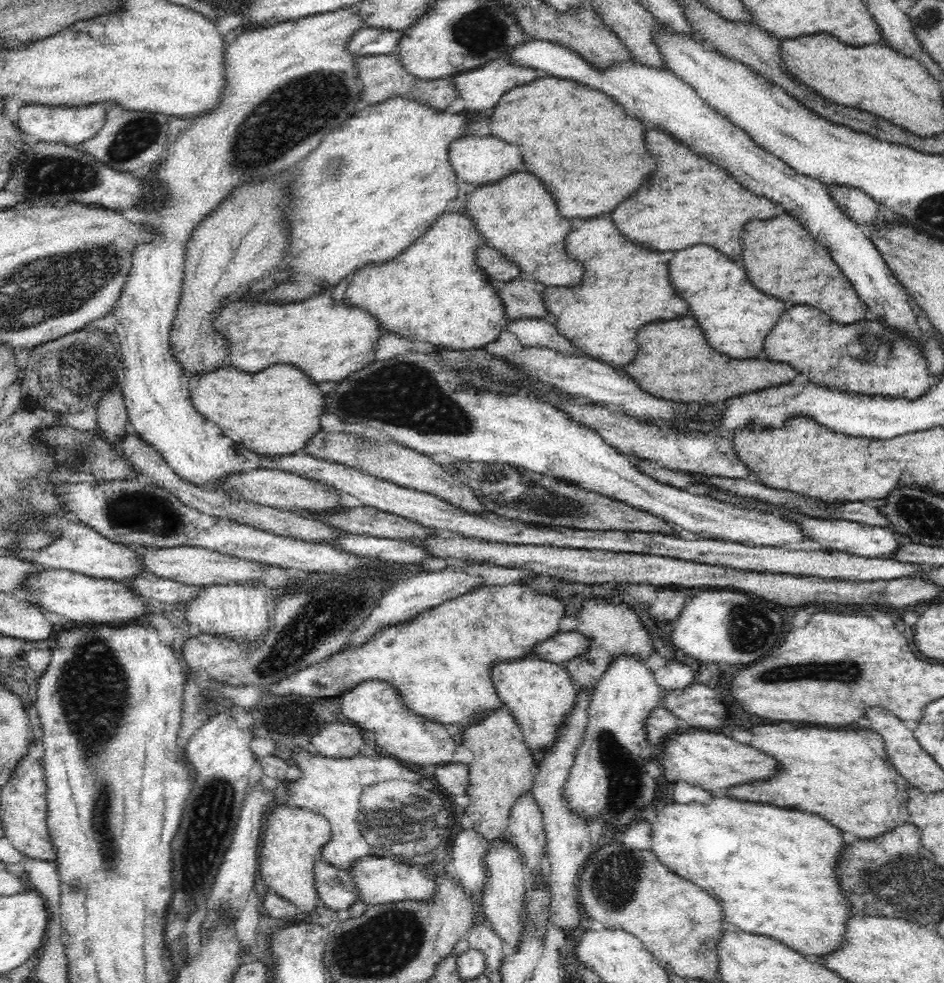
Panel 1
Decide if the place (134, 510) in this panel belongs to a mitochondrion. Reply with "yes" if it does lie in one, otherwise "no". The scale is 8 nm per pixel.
yes

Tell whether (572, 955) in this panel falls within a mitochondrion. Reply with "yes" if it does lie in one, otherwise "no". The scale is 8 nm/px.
no

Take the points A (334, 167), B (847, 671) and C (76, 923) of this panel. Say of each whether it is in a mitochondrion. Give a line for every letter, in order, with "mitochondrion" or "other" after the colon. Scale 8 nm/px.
A: mitochondrion
B: mitochondrion
C: other

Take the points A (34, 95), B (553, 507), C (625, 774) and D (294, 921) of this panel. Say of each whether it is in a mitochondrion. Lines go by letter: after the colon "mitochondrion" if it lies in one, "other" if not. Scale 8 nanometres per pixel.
A: other
B: mitochondrion
C: mitochondrion
D: other

